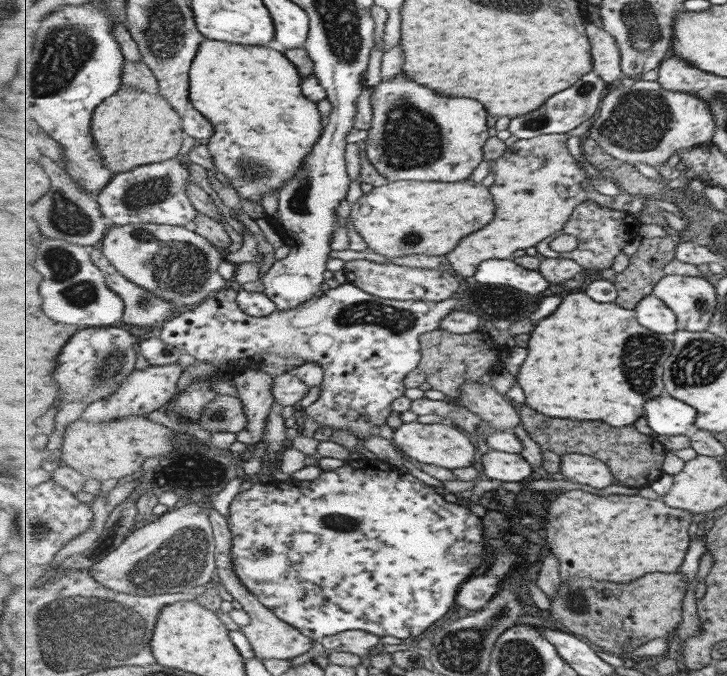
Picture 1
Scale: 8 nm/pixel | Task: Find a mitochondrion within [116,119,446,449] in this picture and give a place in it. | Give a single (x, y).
(181, 267)

